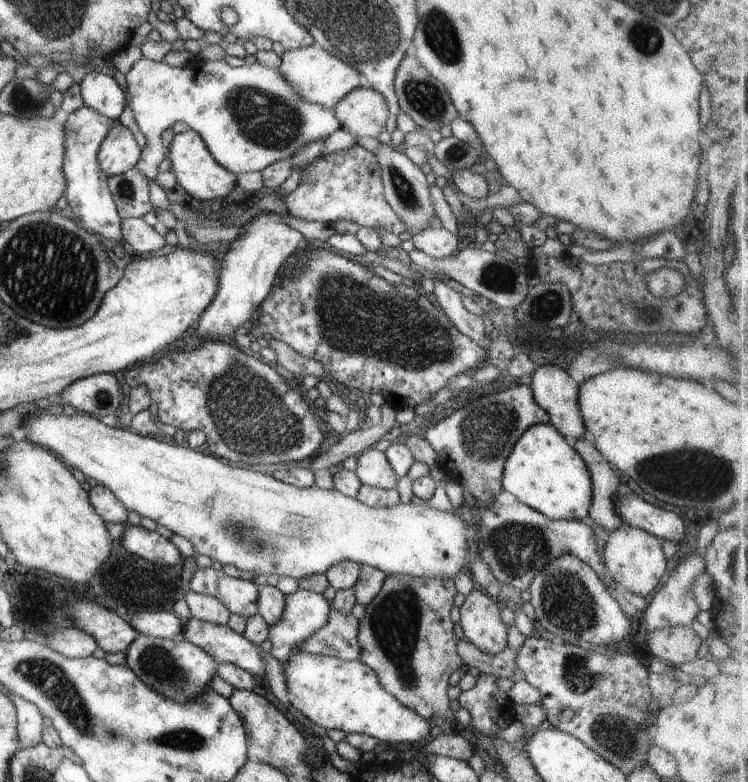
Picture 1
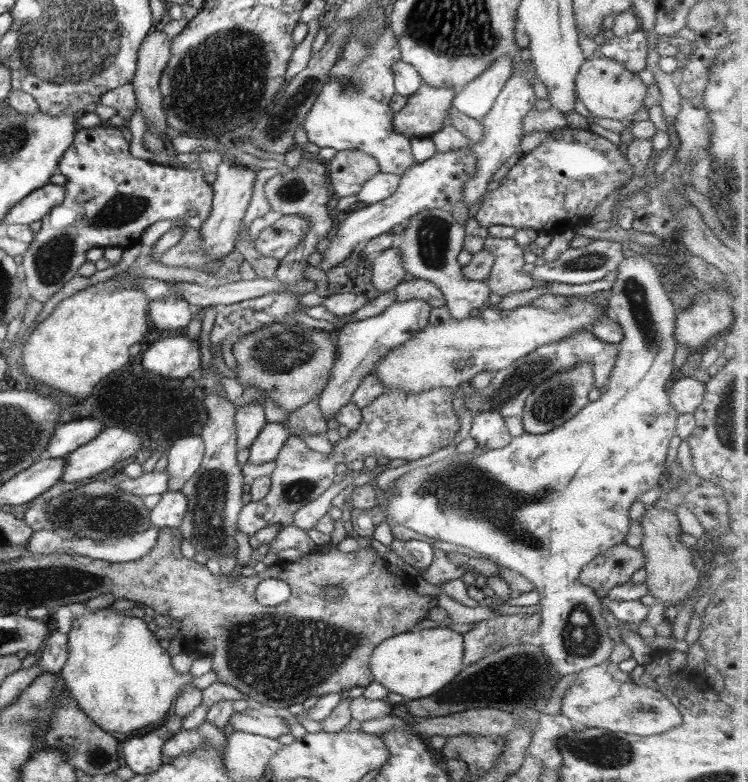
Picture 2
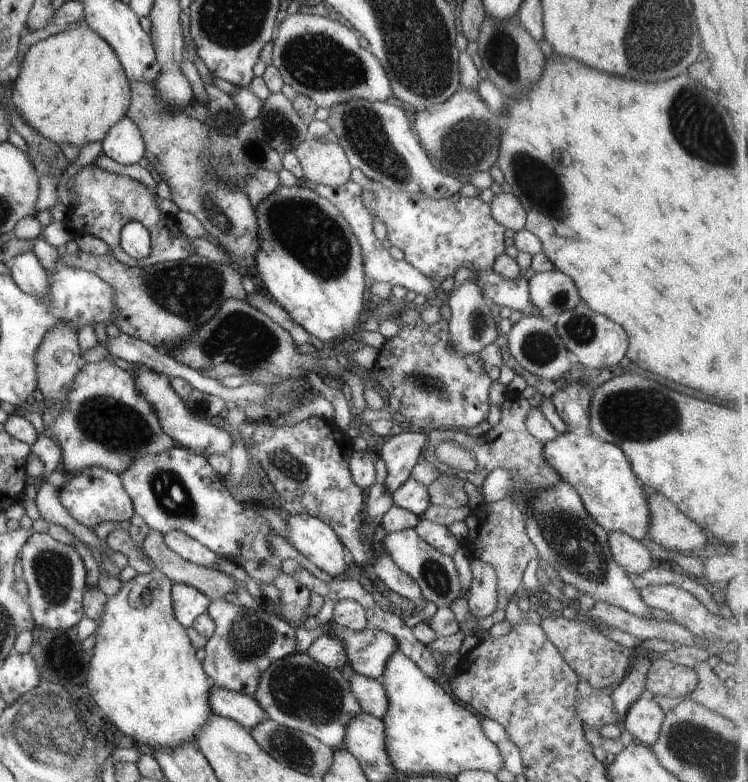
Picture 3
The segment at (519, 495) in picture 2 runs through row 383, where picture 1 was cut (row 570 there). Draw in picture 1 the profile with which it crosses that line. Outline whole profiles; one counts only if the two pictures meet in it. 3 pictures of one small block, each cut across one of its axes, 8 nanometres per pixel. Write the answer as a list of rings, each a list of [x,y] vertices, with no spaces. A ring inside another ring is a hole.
[[[624,524],[608,532],[604,546],[604,564],[612,580],[626,592],[645,598],[654,590],[660,578],[666,572],[668,560],[662,550],[663,540],[638,527]]]

